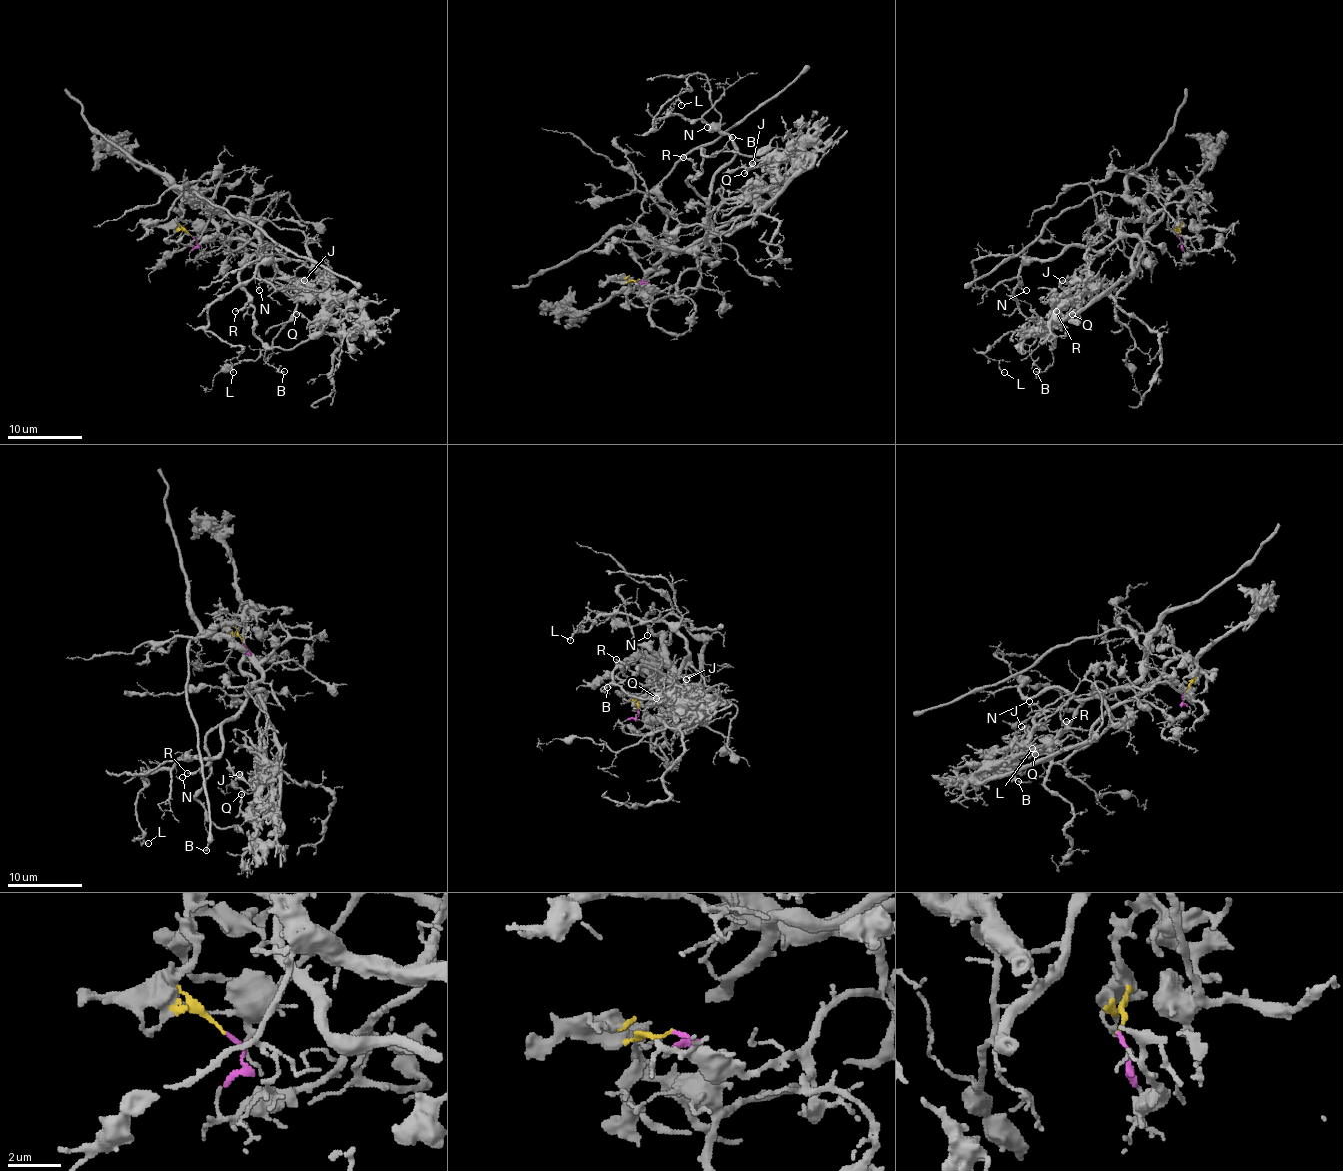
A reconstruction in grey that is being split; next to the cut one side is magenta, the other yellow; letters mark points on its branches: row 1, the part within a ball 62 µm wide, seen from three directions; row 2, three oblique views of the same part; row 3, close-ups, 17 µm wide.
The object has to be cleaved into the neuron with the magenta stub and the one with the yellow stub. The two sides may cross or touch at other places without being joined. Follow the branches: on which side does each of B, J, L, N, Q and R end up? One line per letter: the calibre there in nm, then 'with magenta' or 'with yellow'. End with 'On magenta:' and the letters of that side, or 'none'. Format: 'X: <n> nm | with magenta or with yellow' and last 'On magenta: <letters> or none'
B: 160 nm | with magenta
J: 240 nm | with yellow
L: 120 nm | with magenta
N: 80 nm | with magenta
Q: 130 nm | with yellow
R: 200 nm | with magenta
On magenta: B, L, N, R

